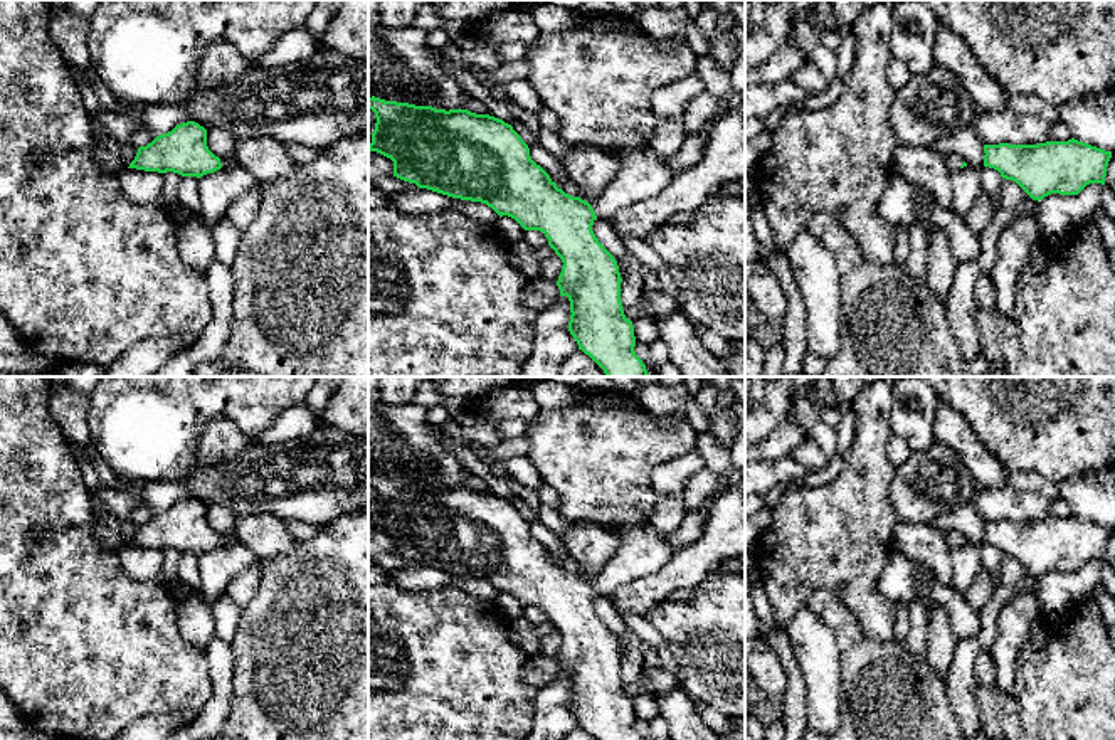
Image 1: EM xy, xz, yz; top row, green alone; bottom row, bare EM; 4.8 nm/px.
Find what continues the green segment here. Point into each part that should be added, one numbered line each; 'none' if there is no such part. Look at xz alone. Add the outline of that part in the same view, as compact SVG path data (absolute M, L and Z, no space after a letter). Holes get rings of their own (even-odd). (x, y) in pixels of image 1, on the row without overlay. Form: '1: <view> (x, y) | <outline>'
1: xz (643, 550) | M627 525L621 530L617 552L594 577L592 585L597 595L612 597L617 589L634 579L658 572L673 555L671 543L653 526Z

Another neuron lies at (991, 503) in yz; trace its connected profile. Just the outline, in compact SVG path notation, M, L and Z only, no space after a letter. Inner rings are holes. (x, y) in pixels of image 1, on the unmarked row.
M982 488L972 506L982 521L1038 521L1049 518L1051 501L1033 491Z

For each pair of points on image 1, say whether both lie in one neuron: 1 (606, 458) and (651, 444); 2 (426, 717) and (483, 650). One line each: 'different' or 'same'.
1: same
2: same

